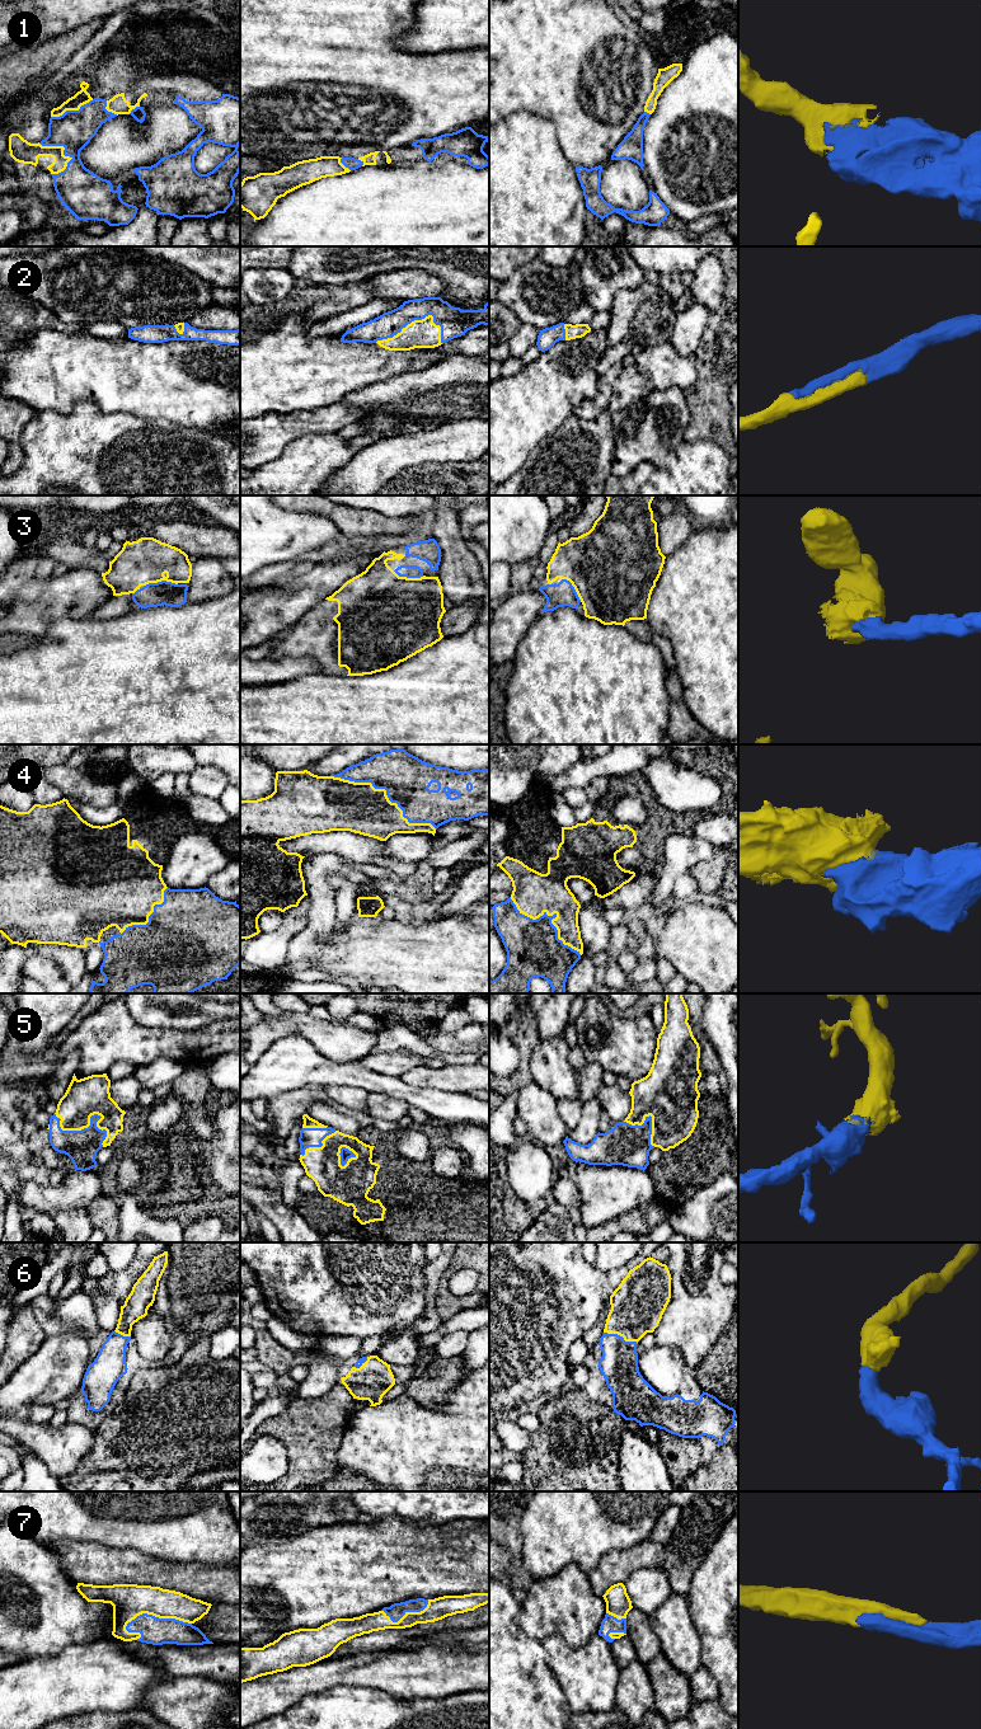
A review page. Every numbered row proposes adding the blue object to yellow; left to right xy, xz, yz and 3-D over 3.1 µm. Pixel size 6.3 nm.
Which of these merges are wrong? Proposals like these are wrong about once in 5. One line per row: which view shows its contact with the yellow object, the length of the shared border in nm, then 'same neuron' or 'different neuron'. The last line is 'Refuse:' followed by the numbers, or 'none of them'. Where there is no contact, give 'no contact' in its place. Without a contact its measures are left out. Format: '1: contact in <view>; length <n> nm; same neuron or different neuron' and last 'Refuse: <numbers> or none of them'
1: contact in xy; length 240 nm; same neuron
2: contact in xz; length 420 nm; same neuron
3: contact in xy; length 220 nm; same neuron
4: contact in xz; length 750 nm; same neuron
5: contact in xy; length 380 nm; same neuron
6: contact in yz; length 220 nm; same neuron
7: contact in xy; length 420 nm; same neuron
Refuse: none of them

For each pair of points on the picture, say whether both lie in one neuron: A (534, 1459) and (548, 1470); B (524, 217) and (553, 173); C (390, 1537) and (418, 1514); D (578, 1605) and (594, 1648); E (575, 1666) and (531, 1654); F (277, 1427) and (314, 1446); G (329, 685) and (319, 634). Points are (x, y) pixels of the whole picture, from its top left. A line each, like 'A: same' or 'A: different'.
A: same
B: same
C: different
D: different
E: different
F: same
G: different

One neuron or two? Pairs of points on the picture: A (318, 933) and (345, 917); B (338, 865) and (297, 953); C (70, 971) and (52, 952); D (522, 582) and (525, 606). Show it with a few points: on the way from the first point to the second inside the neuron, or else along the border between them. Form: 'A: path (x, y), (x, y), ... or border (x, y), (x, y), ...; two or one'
A: border (333, 893), (334, 921), (337, 925); two
B: path (322, 883), (322, 924), (318, 930); one
C: path (67, 966), (57, 955); one
D: border (525, 588), (512, 591); two

